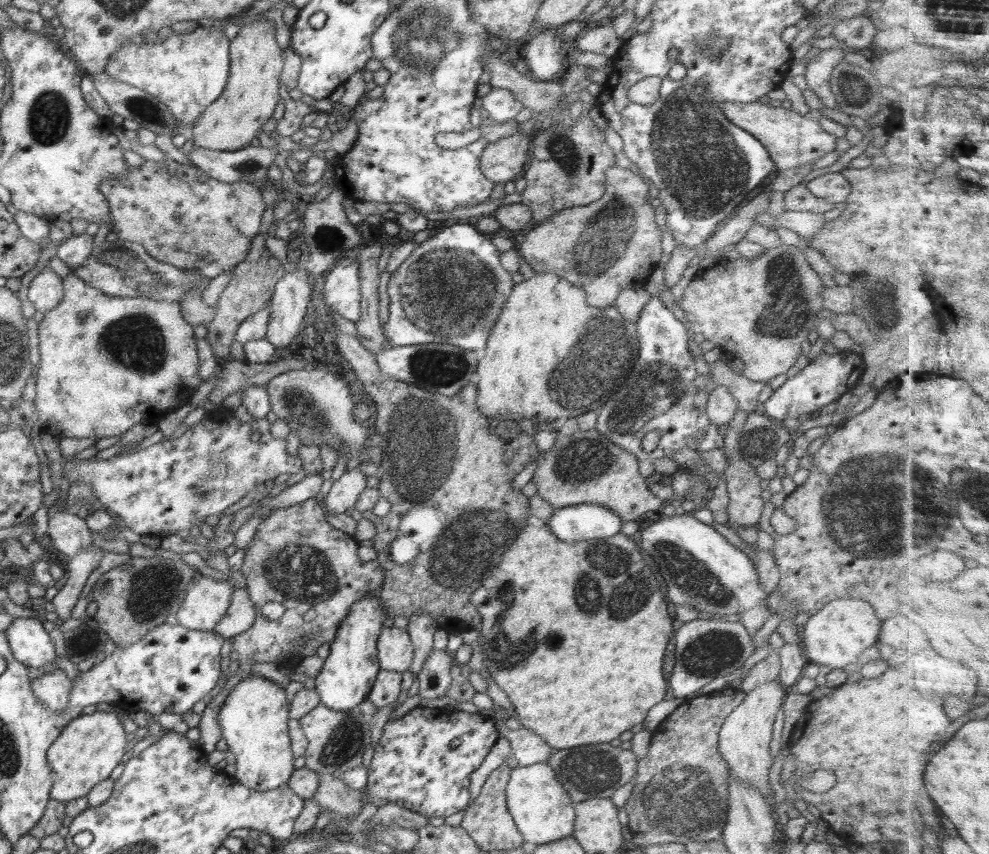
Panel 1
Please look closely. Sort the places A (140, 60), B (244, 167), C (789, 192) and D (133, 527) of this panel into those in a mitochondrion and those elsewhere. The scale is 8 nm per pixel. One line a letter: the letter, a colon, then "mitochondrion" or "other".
A: mitochondrion
B: mitochondrion
C: other
D: other

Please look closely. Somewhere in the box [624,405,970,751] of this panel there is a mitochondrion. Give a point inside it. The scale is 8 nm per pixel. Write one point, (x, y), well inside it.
(857, 496)

